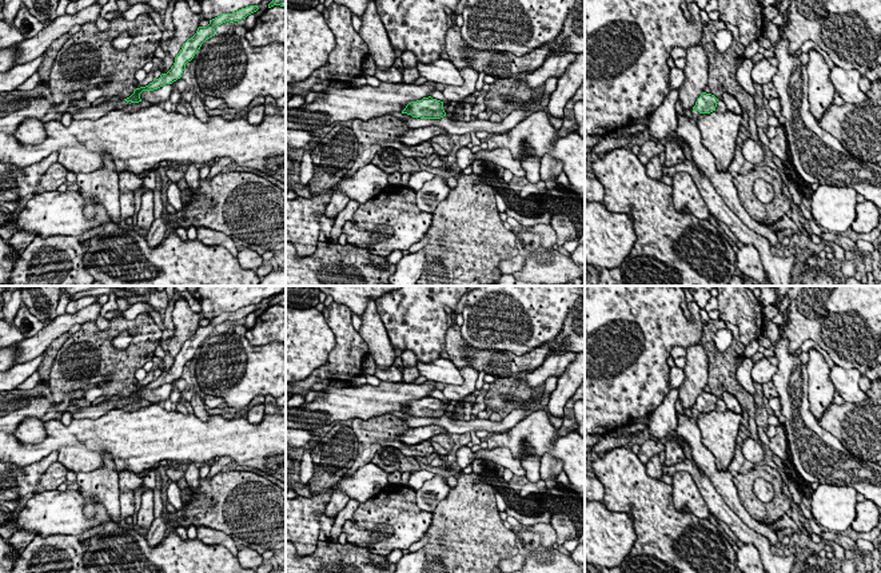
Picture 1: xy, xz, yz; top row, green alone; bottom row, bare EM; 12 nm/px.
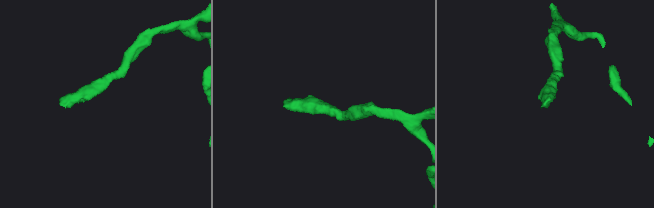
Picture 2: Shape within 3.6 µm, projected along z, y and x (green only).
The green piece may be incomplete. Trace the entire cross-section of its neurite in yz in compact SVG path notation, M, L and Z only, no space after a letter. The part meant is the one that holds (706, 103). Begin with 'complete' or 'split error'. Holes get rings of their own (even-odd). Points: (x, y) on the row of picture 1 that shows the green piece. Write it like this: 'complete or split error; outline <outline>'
split error; outline M702 92L697 99L695 106L691 108L693 122L697 123L701 114L710 114L715 111L718 99L711 95Z

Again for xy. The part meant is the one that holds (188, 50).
complete; outline M250 5L232 13L223 13L210 20L210 24L207 27L199 27L196 33L183 44L180 52L175 57L174 65L167 73L162 73L159 79L154 79L154 81L145 87L136 88L133 93L124 100L131 103L139 103L141 102L140 93L143 91L154 91L166 84L172 84L174 81L180 79L183 71L186 69L186 64L194 59L202 44L215 35L215 28L218 25L226 21L239 21L242 19L246 19L248 15L256 12L258 9L258 5Z

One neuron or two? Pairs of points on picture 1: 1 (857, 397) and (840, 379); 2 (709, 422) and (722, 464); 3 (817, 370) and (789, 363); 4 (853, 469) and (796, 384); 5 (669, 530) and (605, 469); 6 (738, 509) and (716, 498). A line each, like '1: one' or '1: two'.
1: one
2: one
3: two
4: one
5: one
6: two

